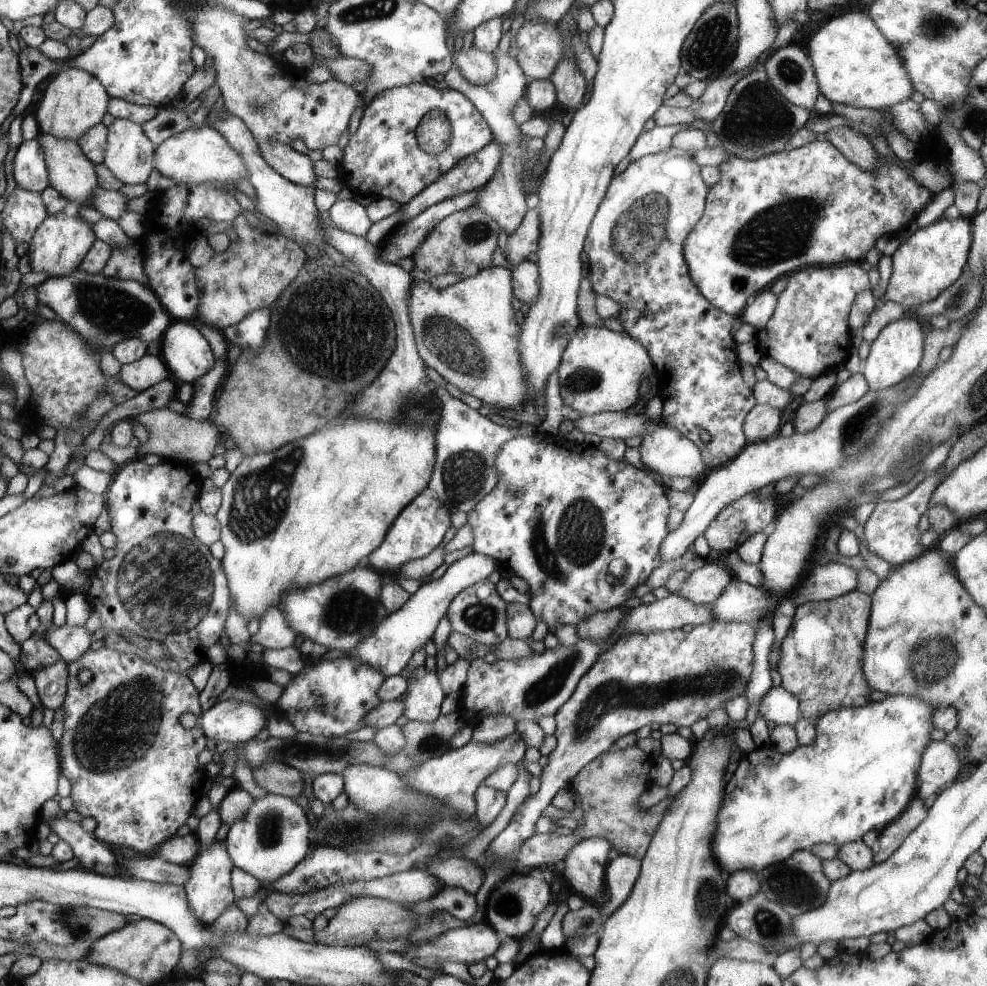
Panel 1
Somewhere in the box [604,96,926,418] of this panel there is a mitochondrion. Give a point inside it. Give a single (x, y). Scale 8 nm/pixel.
(774, 231)

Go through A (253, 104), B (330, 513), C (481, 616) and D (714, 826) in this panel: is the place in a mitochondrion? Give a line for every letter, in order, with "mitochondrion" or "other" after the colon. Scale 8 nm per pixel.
A: mitochondrion
B: other
C: mitochondrion
D: other

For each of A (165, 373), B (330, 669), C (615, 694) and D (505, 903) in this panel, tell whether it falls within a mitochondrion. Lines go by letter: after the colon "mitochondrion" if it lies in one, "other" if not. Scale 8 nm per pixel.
A: other
B: other
C: mitochondrion
D: mitochondrion

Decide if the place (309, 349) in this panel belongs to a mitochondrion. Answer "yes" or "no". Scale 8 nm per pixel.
yes

